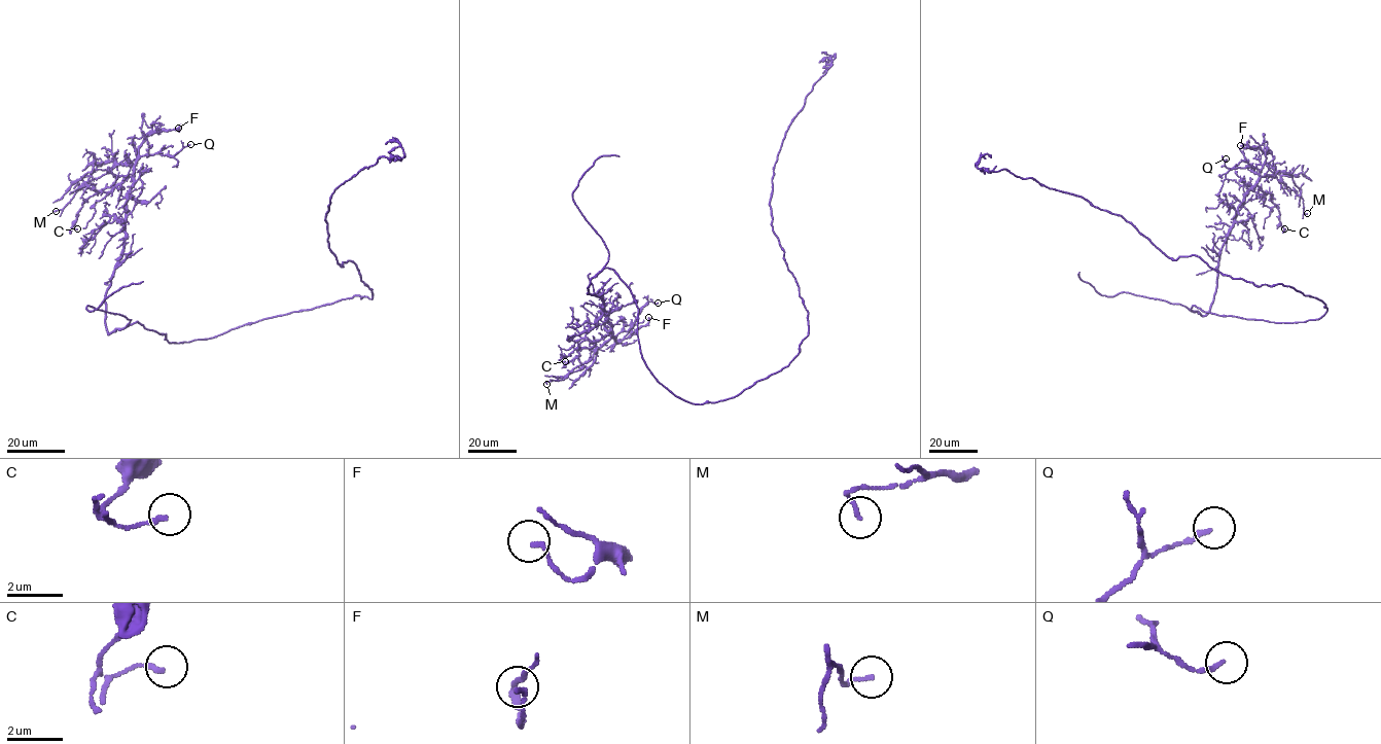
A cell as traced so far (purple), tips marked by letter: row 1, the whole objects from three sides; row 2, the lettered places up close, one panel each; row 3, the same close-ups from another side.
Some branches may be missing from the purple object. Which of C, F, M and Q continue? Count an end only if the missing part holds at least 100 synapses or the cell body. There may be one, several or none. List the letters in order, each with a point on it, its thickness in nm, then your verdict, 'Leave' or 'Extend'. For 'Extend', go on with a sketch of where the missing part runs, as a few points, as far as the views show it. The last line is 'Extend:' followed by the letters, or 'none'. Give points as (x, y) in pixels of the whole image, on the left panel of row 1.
C: Place: (77, 228). Thickness 180 nm. Leave
F: Place: (178, 128). Thickness 150 nm. Leave
M: Place: (56, 211). Thickness 120 nm. Leave
Q: Place: (190, 144). Thickness 140 nm. Leave
Extend: none

